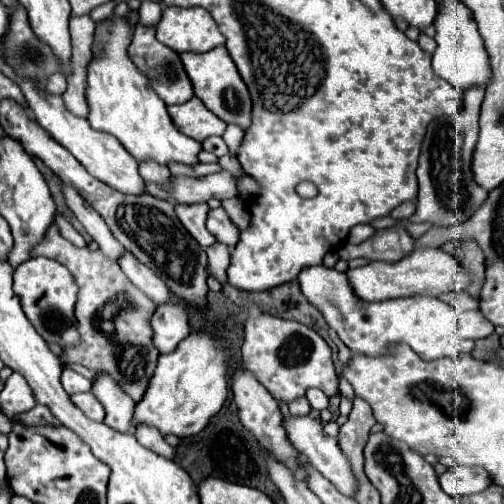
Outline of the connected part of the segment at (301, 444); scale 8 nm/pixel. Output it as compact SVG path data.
M289 415L287 419L283 419L283 429L287 431L287 437L289 437L291 445L293 445L299 453L303 453L303 455L309 459L309 463L311 463L321 475L325 475L343 495L353 497L353 493L355 493L355 477L353 477L353 473L351 473L349 461L347 461L347 457L343 455L343 451L339 449L337 441L335 441L333 437L329 437L329 435L323 433L323 421L321 421L321 419L317 419L317 417L313 417L313 415Z

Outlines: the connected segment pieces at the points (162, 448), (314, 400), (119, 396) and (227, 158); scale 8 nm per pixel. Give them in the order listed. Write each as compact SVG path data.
M139 425L135 429L135 437L137 437L137 441L143 447L147 447L147 449L151 449L151 451L167 457L167 459L173 459L175 457L175 449L171 445L167 445L167 441L161 437L161 433L157 429L147 427L147 425Z
M307 389L305 397L309 399L311 407L317 409L317 411L323 411L327 407L327 403L329 403L329 397L321 389Z
M97 373L97 377L93 379L93 387L91 393L101 401L101 405L105 407L105 423L117 431L131 431L131 417L133 417L133 407L135 403L131 401L131 397L127 397L127 393L123 393L123 389L119 389L117 381L113 377L107 377L105 373Z
M228 154L218 159L219 165L222 169L225 169L232 173L235 177L246 175L243 171L240 163L238 162L236 156Z

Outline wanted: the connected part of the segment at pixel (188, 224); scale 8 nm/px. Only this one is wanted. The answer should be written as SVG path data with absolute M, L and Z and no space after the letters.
M195 203L195 205L177 205L175 213L181 219L183 227L191 233L191 237L203 247L211 247L215 243L215 237L207 231L205 219L207 219L207 203Z

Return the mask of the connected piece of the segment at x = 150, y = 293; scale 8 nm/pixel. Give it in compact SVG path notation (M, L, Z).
M125 253L123 259L119 261L119 265L121 265L123 273L131 279L131 283L137 285L137 289L143 291L147 297L151 297L151 301L155 301L155 305L165 305L171 299L171 293L163 285L163 281L159 277L155 277L155 273L151 269L141 265L131 253Z

